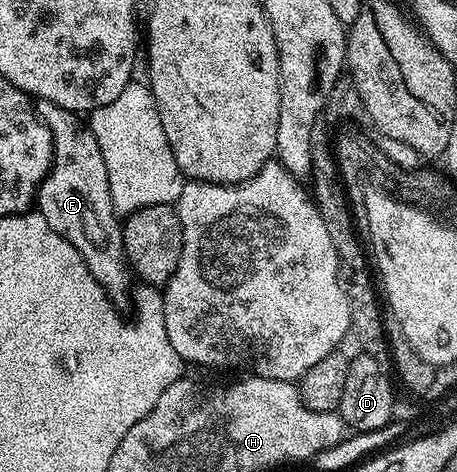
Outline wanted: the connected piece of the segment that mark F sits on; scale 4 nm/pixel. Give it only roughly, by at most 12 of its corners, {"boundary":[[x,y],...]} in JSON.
{"boundary":[[36,100],[52,168],[34,201],[124,306],[134,273],[106,158],[79,112]]}

